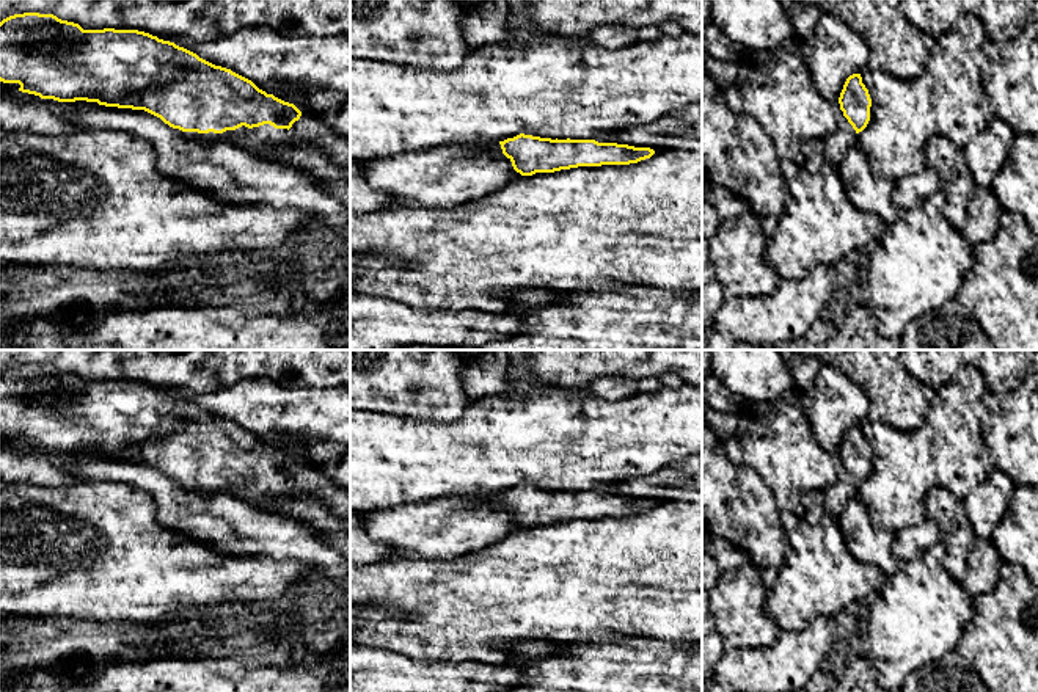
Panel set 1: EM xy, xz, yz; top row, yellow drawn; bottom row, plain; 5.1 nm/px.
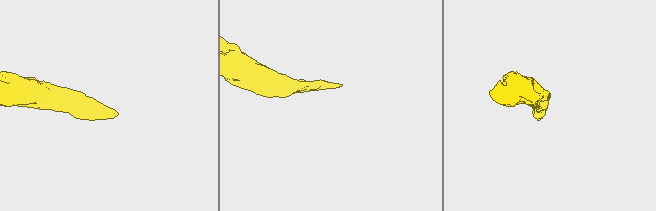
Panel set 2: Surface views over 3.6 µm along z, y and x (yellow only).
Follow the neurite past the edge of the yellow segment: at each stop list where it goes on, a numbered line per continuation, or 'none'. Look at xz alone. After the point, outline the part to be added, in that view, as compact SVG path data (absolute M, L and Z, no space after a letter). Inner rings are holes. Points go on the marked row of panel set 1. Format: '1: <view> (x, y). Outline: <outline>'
1: xz (599, 137). Outline: M595 133L595 137L592 140L595 140L598 143L617 143L617 144L622 144L616 133Z

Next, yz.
1: yz (837, 143). Outline: M843 116L837 122L837 129L824 140L824 158L829 165L840 166L846 152L857 146L857 133L848 119Z

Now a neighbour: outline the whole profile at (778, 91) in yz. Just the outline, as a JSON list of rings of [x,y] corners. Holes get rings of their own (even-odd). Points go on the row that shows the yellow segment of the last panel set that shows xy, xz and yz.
[[[782,44],[768,52],[740,50],[740,71],[735,86],[743,96],[743,110],[752,116],[766,132],[779,158],[801,165],[802,146],[807,141],[823,141],[837,129],[839,107],[824,99],[806,64],[804,56],[795,44]]]

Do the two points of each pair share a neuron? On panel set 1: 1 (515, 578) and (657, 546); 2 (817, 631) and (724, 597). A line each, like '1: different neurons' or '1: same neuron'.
1: same neuron
2: different neurons

